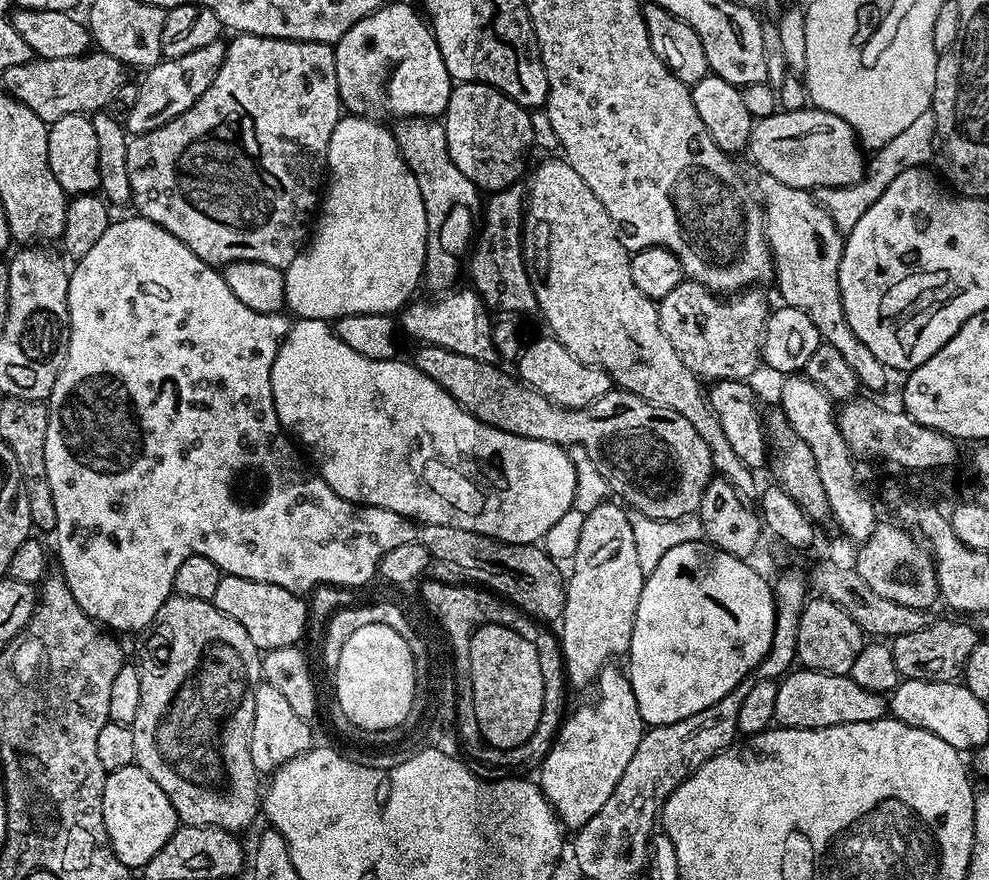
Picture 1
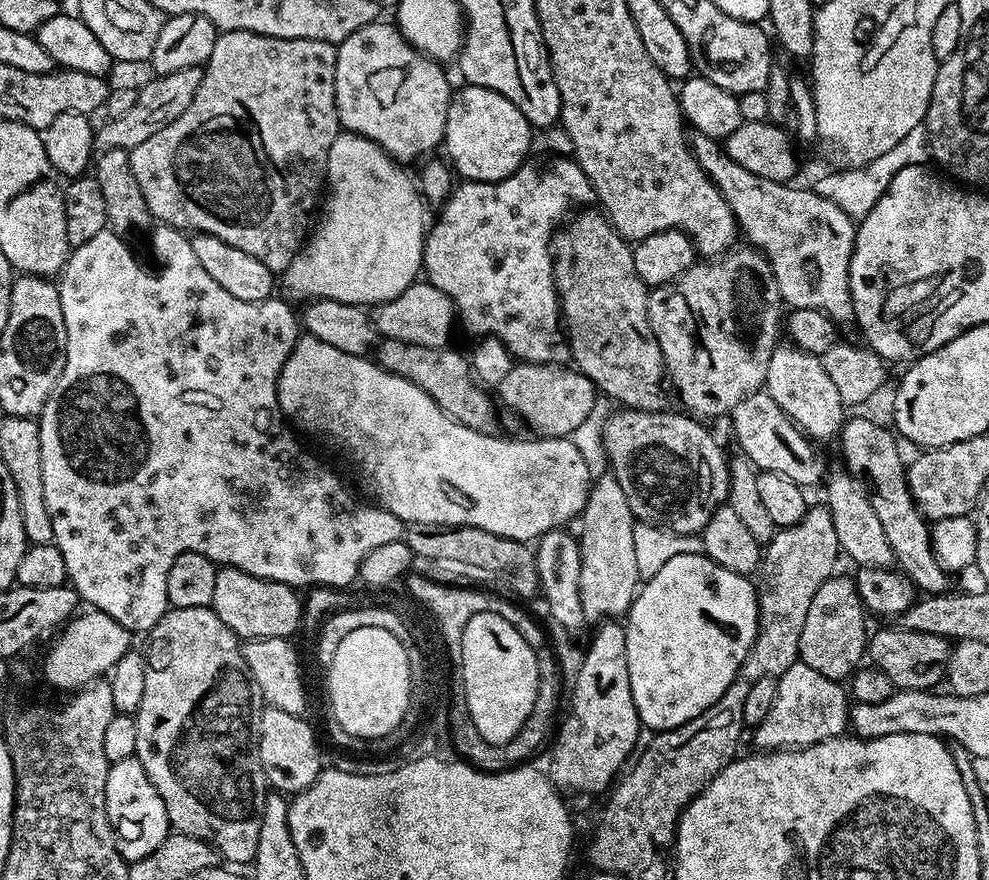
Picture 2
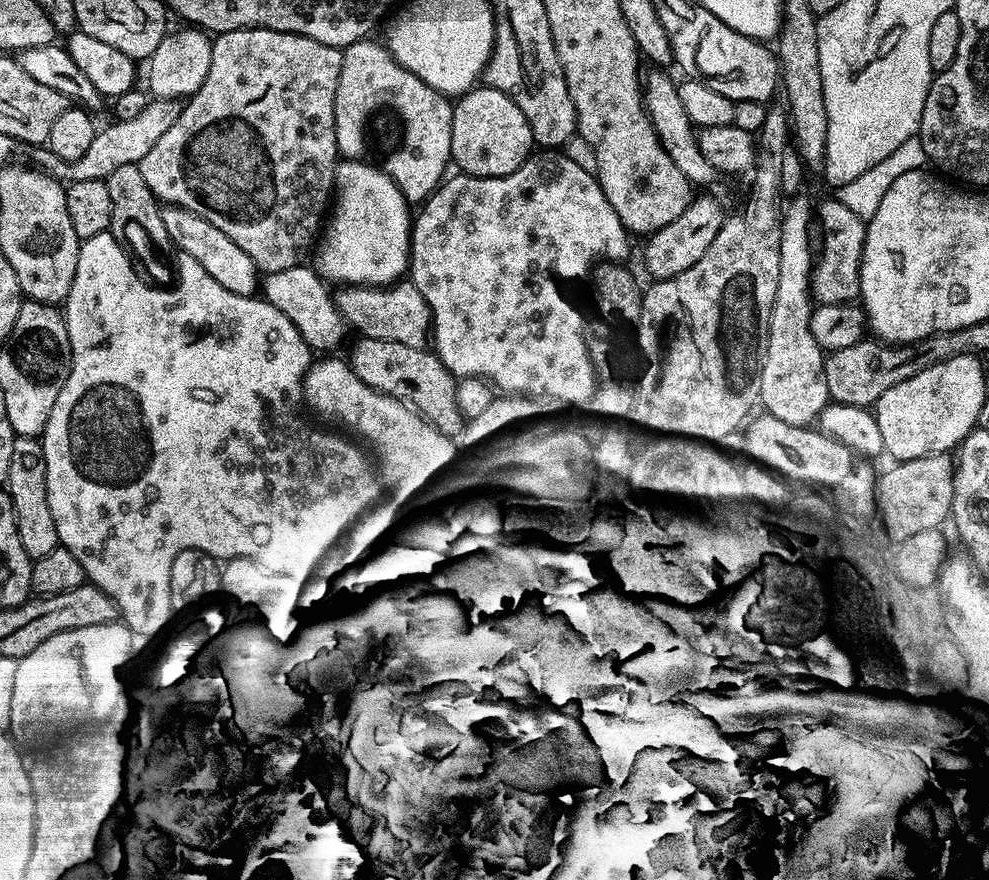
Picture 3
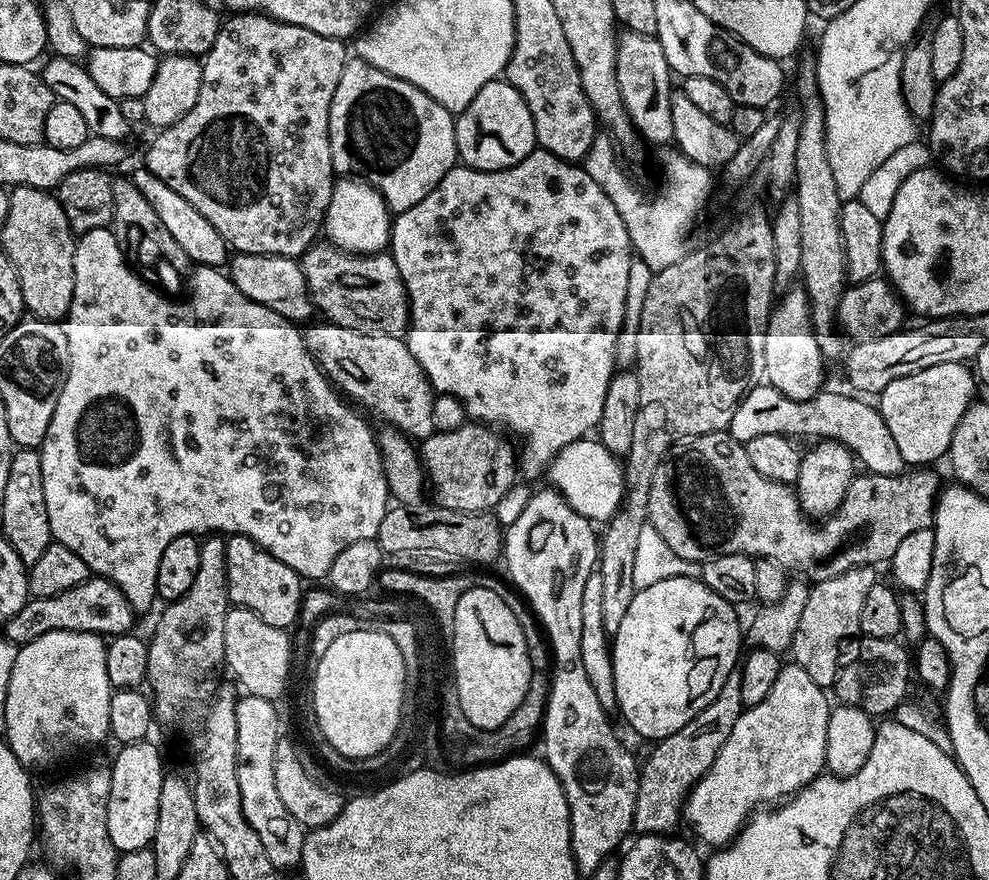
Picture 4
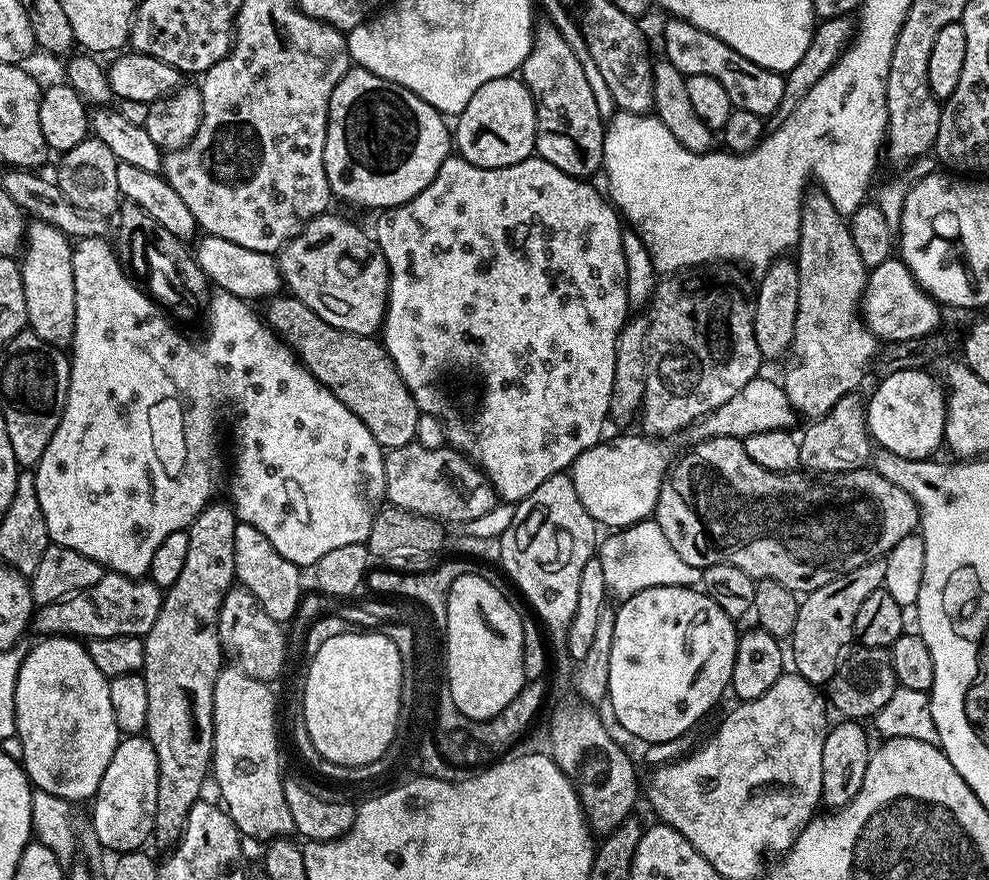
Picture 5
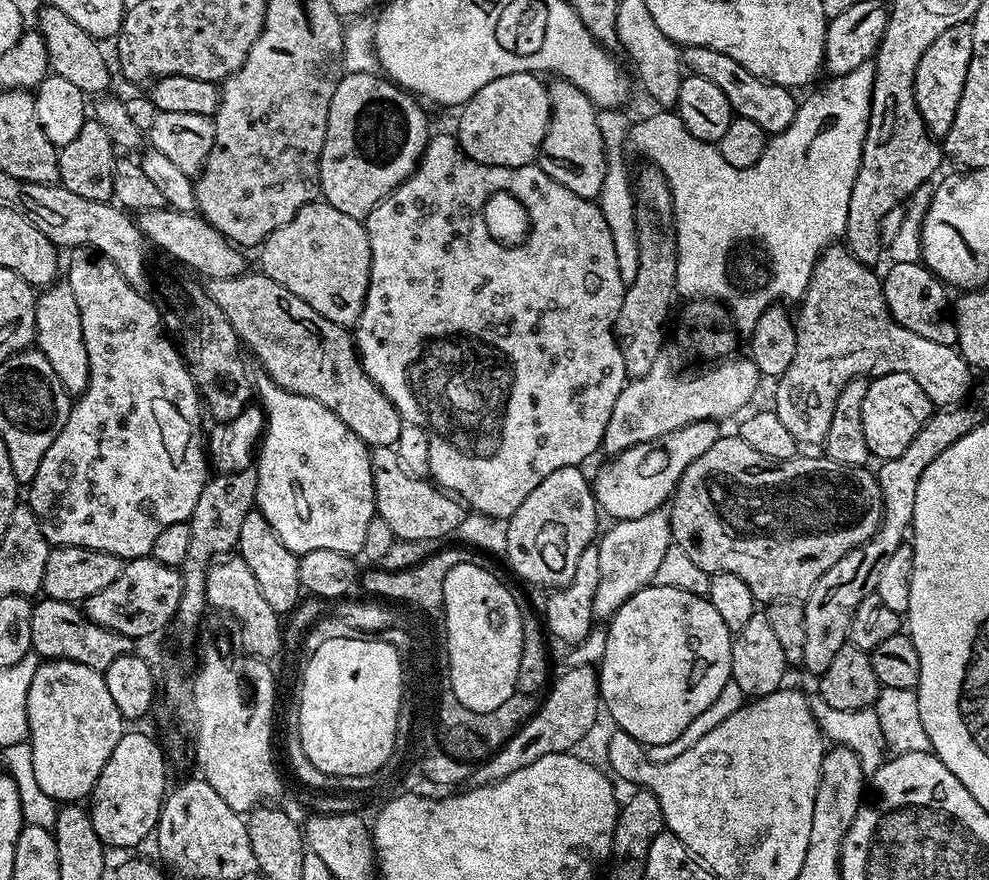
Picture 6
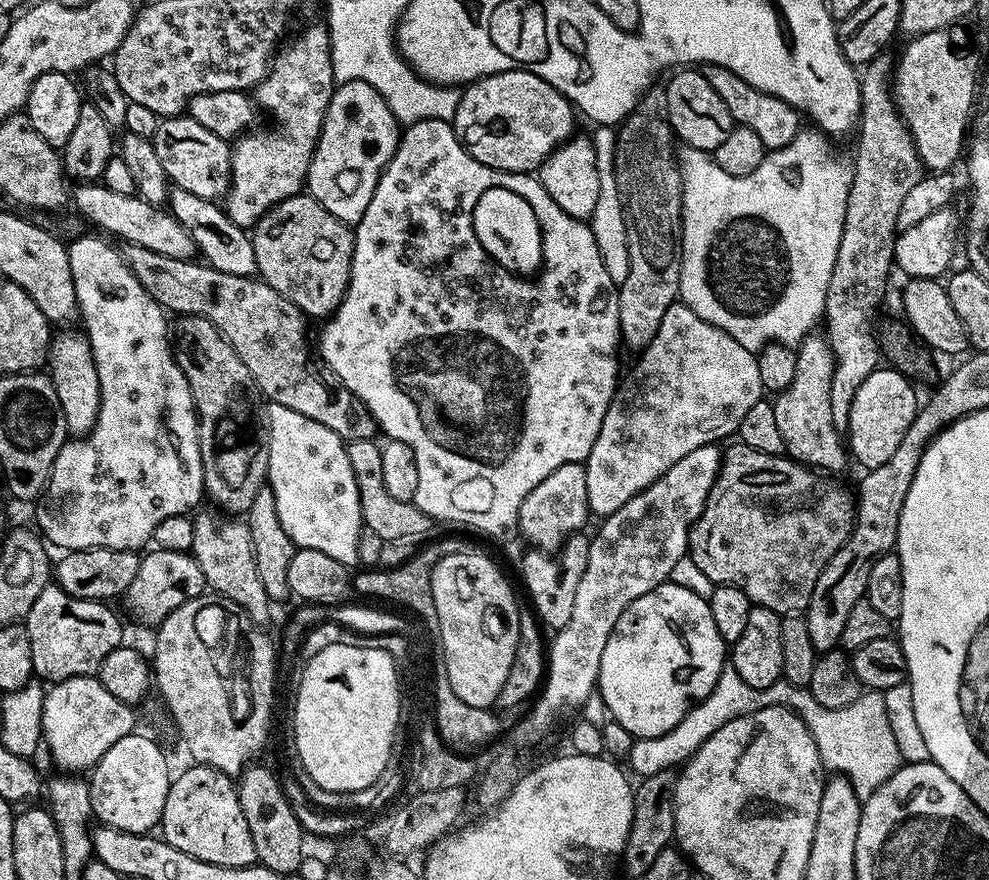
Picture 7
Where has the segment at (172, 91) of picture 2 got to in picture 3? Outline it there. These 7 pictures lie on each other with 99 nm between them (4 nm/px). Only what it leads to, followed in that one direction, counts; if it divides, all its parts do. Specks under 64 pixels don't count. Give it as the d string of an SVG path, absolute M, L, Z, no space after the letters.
M149 99L148 104L140 114L134 118L116 120L99 129L96 137L90 142L90 147L86 149L86 154L77 160L63 160L58 158L46 146L32 146L27 149L27 159L42 172L47 172L49 176L56 177L61 182L71 182L73 180L102 180L107 181L108 175L118 166L126 164L139 164L140 160L150 152L150 146L174 126L178 120L182 104L180 100L158 100Z

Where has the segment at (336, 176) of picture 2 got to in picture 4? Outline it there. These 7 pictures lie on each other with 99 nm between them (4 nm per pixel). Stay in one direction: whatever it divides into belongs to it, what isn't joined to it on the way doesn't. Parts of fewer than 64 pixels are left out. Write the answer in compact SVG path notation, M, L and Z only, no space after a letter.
M340 178L333 183L330 206L324 215L322 225L323 235L329 236L331 243L342 252L354 252L357 254L371 254L383 252L389 247L390 233L394 216L388 204L384 201L384 196L376 188L372 187L364 178Z

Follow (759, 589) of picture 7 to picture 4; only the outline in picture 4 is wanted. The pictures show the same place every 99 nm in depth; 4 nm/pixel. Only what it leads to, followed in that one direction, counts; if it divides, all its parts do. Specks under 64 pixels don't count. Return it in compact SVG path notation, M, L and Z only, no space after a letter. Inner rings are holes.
M728 431L702 434L694 444L698 446L698 470L684 470L681 478L668 478L664 484L659 478L653 479L648 495L648 522L658 530L658 534L662 534L670 550L687 561L700 564L715 556L742 554L778 561L789 573L801 572L809 576L804 577L809 581L819 582L851 568L876 566L879 560L891 561L902 538L914 534L914 530L933 527L942 483L932 470L908 470L899 476L857 475L846 490L846 498L842 498L838 510L817 522L800 509L800 500L789 485L766 478L753 466L747 447ZM780 532L788 536L788 556L784 557L780 557Z

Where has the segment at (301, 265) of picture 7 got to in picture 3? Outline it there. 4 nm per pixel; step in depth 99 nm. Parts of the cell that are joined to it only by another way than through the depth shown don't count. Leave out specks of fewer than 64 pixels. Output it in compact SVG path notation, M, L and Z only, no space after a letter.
M404 278L387 286L349 284L335 293L336 309L349 329L357 328L360 336L386 338L386 342L402 342L402 346L428 348L430 344L430 313L426 298Z

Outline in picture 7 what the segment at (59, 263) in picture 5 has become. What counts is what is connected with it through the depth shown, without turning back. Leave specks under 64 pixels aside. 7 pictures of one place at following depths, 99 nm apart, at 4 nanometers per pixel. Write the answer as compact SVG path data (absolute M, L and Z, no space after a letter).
M60 330L48 345L46 375L52 379L54 394L58 394L58 406L62 406L62 418L73 437L83 438L91 432L100 409L98 366L94 366L94 354L83 331Z

